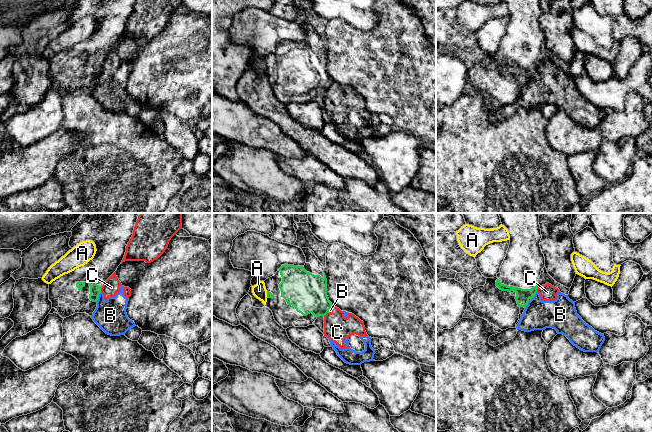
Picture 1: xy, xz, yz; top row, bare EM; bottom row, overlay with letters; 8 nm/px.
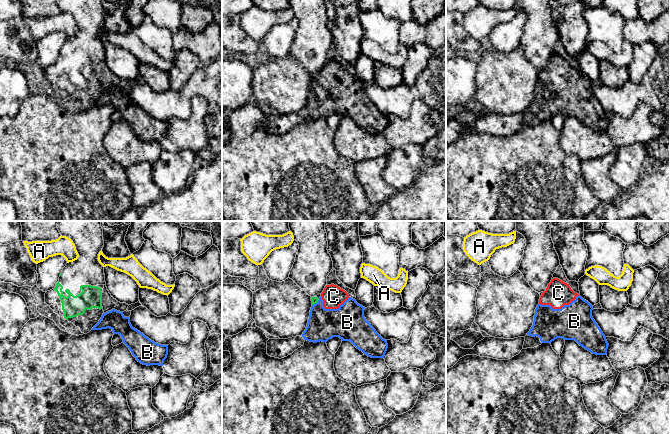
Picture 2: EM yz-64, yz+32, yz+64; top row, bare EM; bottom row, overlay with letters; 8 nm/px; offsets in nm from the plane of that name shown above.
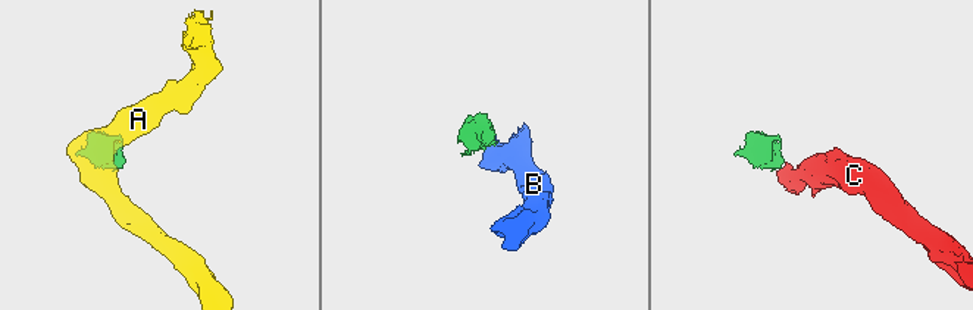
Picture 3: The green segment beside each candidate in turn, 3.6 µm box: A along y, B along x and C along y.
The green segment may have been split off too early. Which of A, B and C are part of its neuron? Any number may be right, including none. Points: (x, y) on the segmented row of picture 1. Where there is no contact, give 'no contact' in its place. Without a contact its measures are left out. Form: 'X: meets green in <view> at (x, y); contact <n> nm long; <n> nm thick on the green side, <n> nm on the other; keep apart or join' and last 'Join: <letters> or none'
A: meets green in xz at (267, 294); contact 60 nm long; 50 nm thick on the green side, 110 nm on the other; keep apart
B: meets green in xy at (98, 296); contact 90 nm long; 80 nm thick on the green side, 260 nm on the other; keep apart
C: meets green in xy at (100, 289); contact 60 nm long; 80 nm thick on the green side, 140 nm on the other; keep apart
Join: none

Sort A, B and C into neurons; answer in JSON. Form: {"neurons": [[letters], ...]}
{"neurons": [["A"], ["B", "C"]]}

